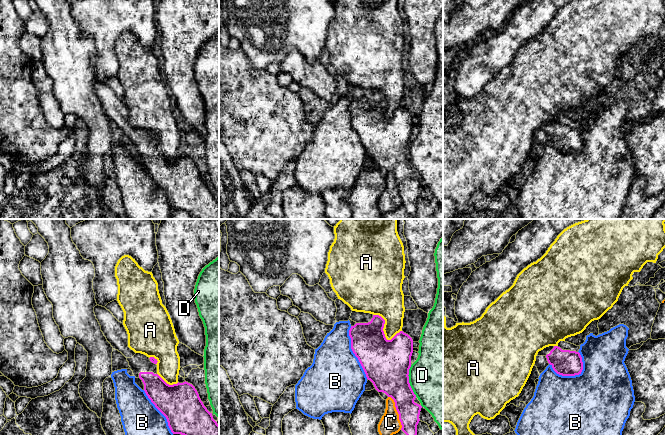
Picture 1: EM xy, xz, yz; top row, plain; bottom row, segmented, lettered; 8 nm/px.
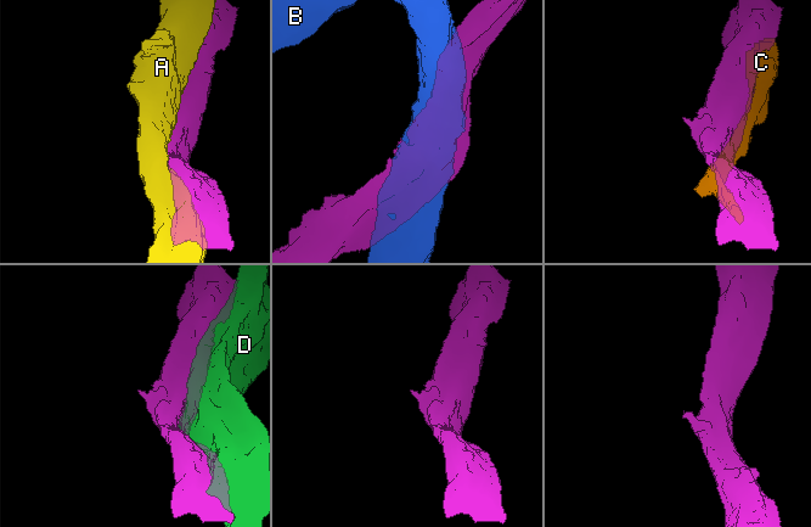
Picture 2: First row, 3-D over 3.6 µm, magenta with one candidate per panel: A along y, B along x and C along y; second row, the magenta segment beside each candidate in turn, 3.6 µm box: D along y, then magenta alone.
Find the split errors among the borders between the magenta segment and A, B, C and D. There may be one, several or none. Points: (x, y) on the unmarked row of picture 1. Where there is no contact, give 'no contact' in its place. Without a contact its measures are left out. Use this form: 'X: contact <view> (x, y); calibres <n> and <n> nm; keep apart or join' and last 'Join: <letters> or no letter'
A: contact xz (383, 107); calibres 360 and 280 nm; keep apart
B: contact yz (565, 151); calibres 200 and 500 nm; keep apart
C: contact xz (397, 187); calibres 240 and 160 nm; keep apart
D: contact xz (408, 157); calibres 380 and 480 nm; keep apart
Join: no letter

